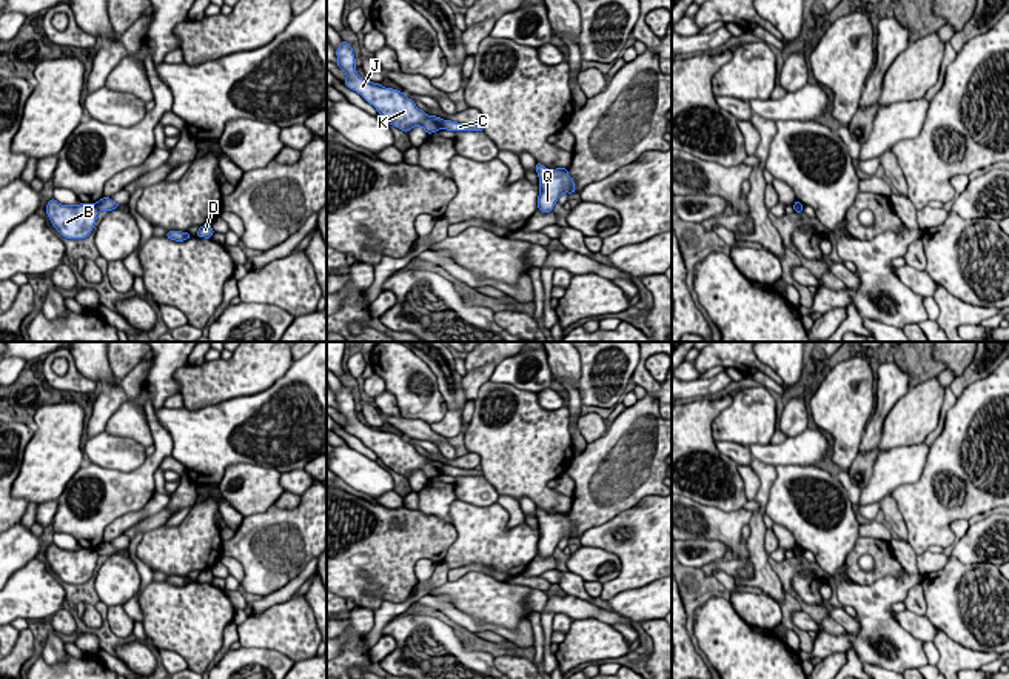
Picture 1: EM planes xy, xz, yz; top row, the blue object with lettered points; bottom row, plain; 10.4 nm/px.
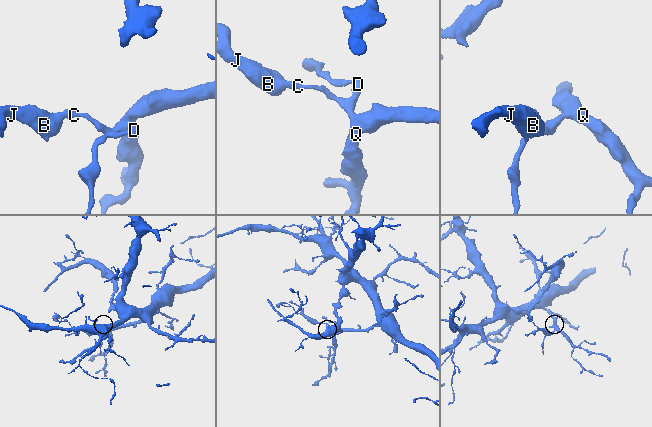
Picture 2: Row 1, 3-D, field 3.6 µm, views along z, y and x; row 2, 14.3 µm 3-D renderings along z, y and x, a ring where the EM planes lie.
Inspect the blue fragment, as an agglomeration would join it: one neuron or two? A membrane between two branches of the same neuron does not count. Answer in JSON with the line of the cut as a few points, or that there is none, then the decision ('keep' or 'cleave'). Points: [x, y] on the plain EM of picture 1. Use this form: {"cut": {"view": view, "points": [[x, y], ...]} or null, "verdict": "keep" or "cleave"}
{"cut": {"view": "xz", "points": [[444, 465], [441, 473]]}, "verdict": "cleave"}

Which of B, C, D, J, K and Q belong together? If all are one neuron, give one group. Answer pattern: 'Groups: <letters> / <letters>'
Groups: B J K / C D Q

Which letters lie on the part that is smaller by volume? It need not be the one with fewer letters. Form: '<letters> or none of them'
B, J, K

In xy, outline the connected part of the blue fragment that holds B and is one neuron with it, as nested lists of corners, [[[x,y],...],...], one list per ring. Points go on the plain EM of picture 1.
[[[55,544],[48,547],[46,559],[52,571],[66,584],[85,584],[91,579],[99,553],[97,548],[62,550]]]

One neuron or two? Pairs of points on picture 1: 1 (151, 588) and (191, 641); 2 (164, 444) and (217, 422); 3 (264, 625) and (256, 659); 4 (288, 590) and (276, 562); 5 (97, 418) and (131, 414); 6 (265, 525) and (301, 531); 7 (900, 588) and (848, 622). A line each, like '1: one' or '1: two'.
1: one
2: two
3: two
4: two
5: two
6: one
7: two

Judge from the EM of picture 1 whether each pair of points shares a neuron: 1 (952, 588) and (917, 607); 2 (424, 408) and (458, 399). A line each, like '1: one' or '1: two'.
1: two
2: two

